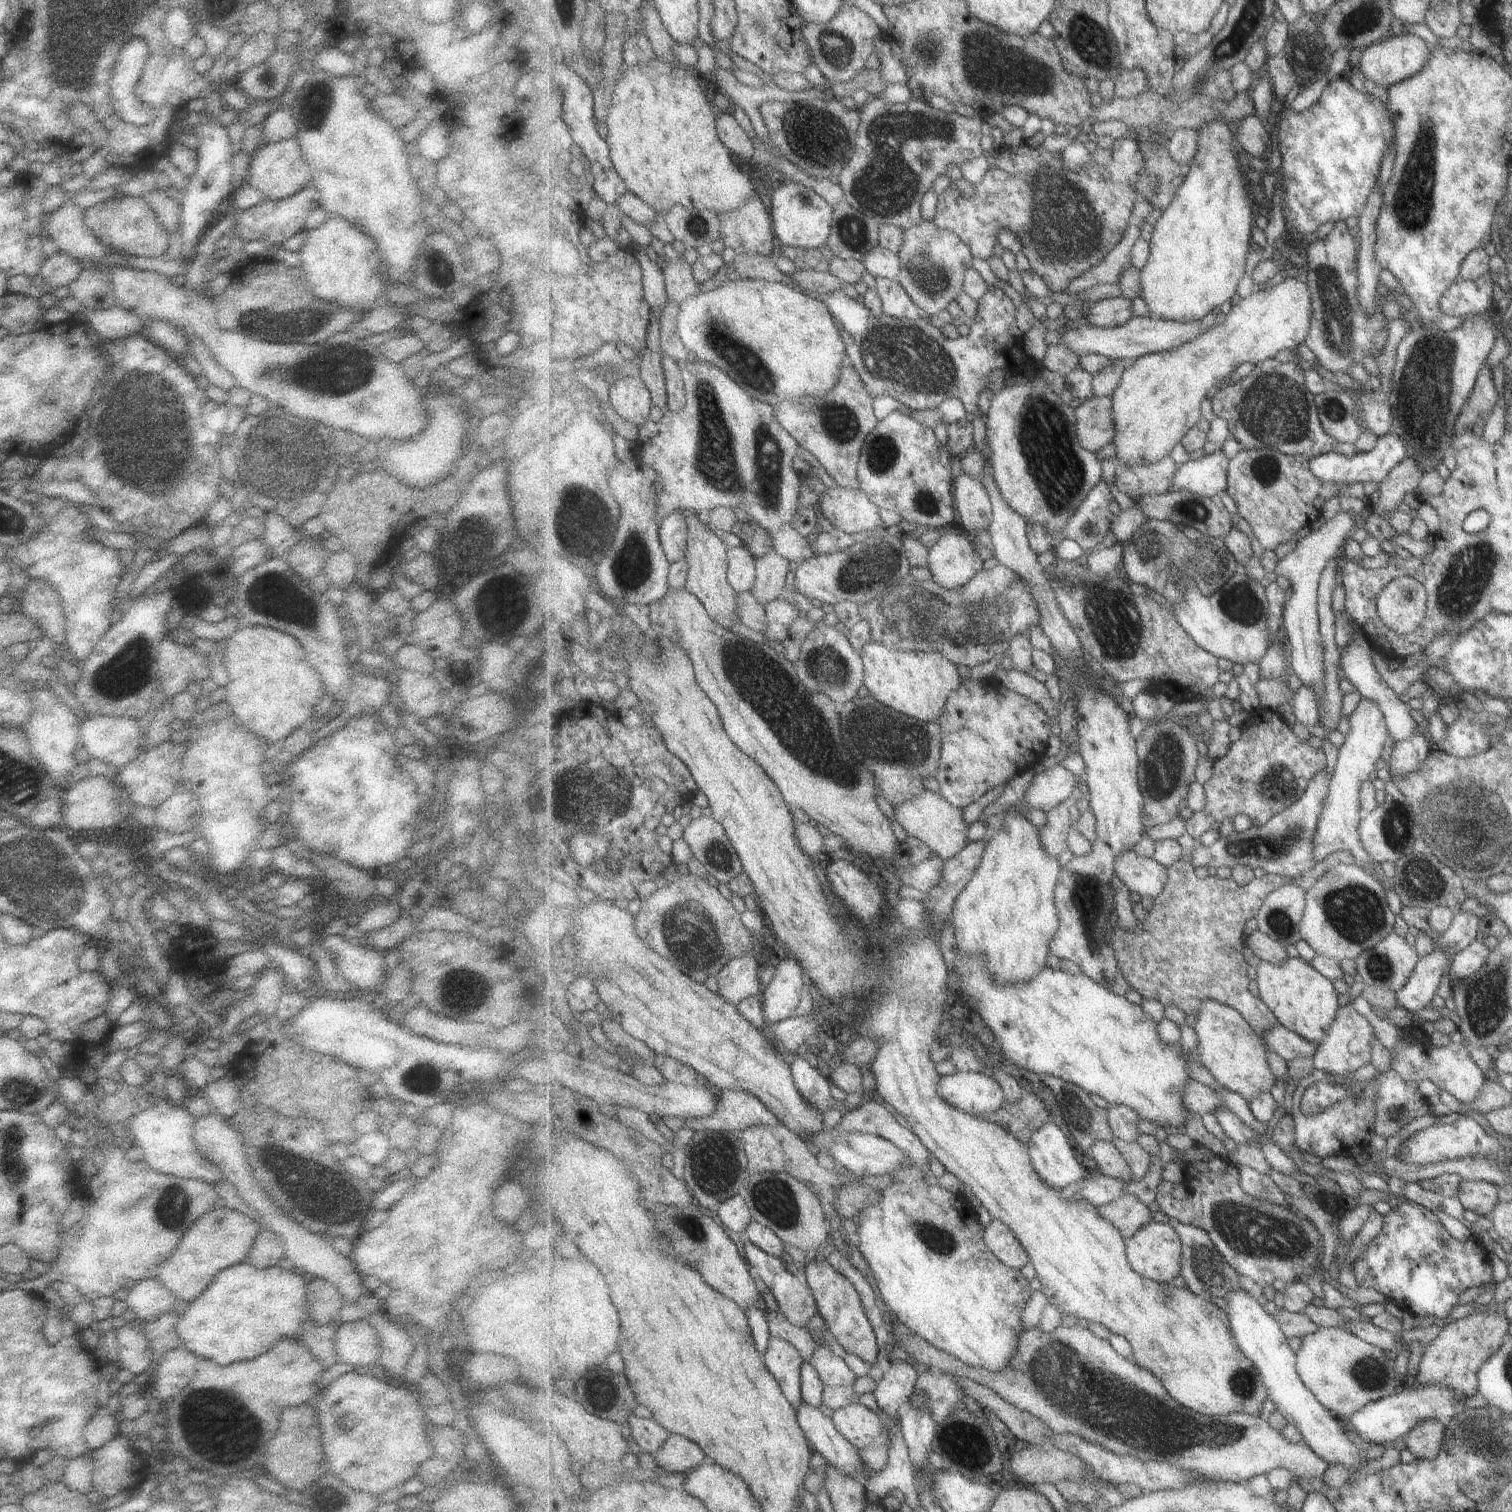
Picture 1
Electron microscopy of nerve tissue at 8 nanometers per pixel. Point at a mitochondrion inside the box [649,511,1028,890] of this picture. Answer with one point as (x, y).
(790, 705)

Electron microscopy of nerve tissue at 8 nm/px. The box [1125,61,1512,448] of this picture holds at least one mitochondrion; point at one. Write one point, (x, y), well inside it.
(1414, 199)

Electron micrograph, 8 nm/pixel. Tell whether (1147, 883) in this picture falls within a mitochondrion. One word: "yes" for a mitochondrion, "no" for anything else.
no

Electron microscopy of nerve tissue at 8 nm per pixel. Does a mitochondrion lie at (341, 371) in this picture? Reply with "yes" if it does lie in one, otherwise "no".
yes

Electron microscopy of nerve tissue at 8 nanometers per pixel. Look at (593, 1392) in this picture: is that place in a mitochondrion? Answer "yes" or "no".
no

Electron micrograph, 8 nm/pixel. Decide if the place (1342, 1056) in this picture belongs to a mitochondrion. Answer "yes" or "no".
no

